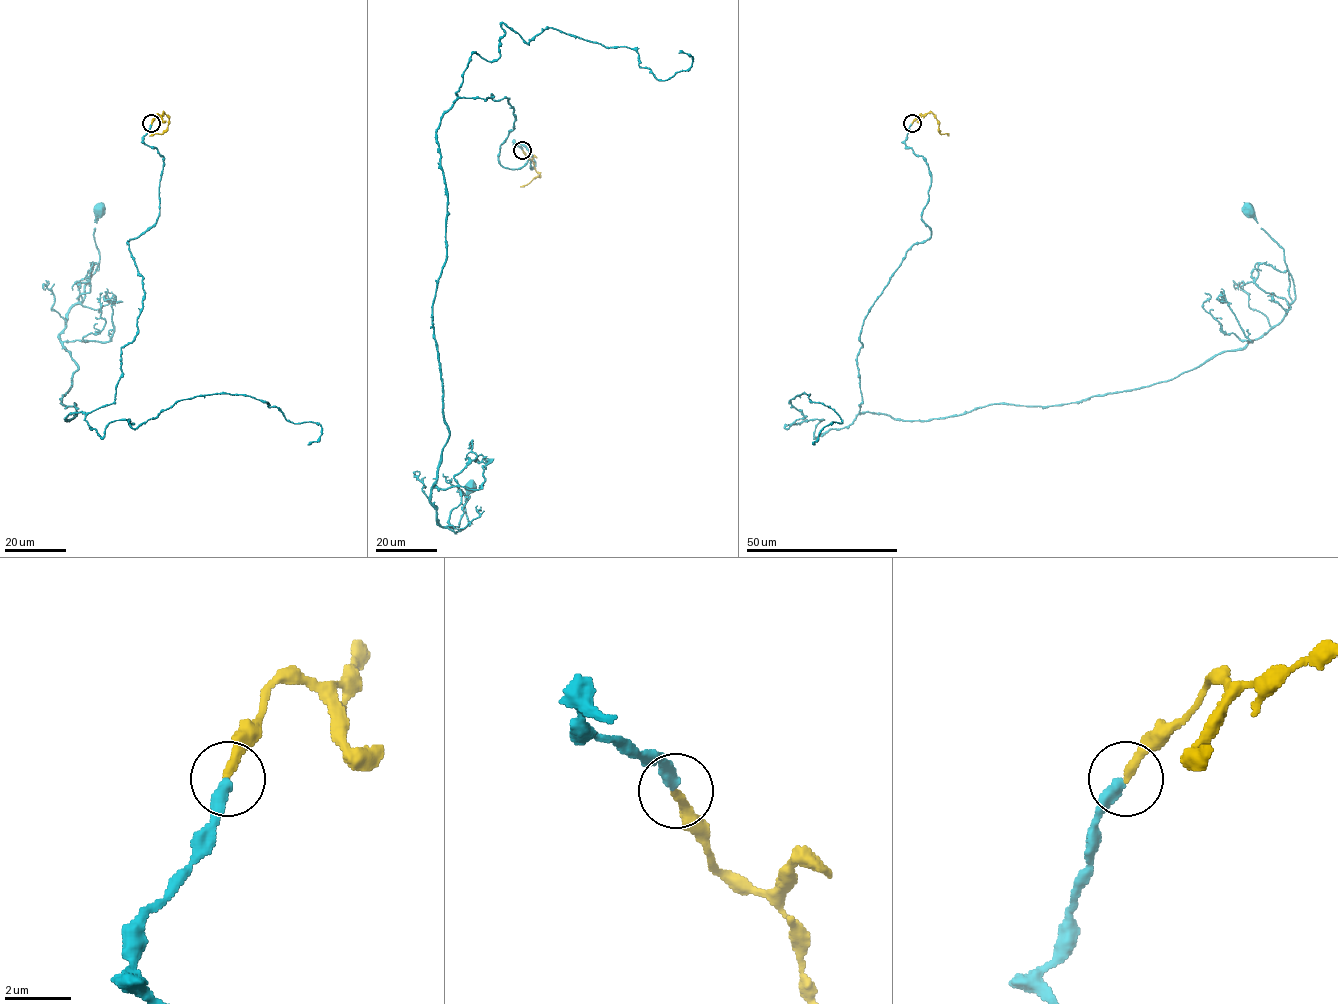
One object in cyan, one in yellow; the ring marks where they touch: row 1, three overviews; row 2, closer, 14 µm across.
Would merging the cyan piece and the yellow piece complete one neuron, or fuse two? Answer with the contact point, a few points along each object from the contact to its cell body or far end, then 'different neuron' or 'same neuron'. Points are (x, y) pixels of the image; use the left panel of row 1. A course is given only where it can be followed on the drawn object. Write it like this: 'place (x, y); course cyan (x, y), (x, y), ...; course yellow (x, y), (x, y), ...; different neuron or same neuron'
place (151, 123); course cyan (151, 123), (159, 215), (127, 244), (137, 333), (114, 400), (69, 421), (59, 335), (99, 261), (99, 208); course yellow (151, 123), (156, 115), (163, 112), (169, 118), (167, 129), (162, 134), (149, 135); same neuron

